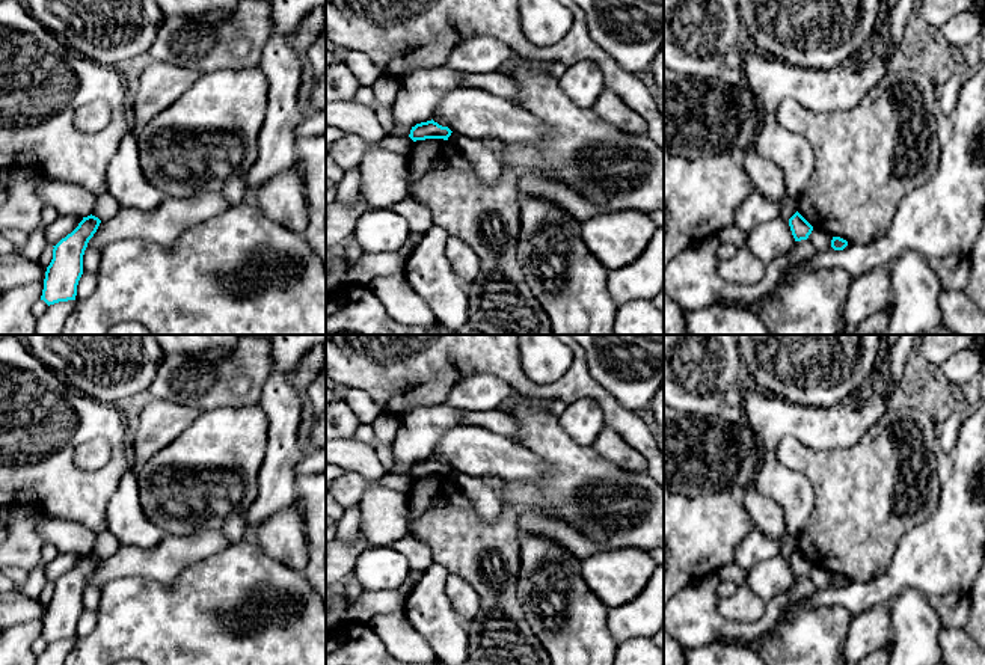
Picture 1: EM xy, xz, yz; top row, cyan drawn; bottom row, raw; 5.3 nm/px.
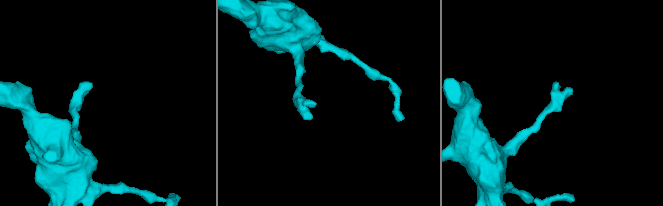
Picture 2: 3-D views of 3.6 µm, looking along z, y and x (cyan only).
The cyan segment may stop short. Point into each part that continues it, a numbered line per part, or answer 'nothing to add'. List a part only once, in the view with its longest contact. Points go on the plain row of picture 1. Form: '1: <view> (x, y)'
nothing to add

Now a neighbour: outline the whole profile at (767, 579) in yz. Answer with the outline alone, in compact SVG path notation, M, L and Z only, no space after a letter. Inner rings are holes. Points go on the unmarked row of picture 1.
M781 555L757 562L747 576L750 590L765 603L795 584L789 558Z

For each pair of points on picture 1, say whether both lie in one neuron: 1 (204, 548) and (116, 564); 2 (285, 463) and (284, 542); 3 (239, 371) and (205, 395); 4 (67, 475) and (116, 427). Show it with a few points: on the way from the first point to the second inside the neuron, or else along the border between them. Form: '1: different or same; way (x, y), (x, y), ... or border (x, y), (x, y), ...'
1: same; way (183, 551), (172, 554), (163, 563), (138, 563)
2: different; border (294, 498), (285, 507), (272, 513), (255, 530)
3: same; way (231, 379), (220, 380), (213, 388)
4: same; way (88, 478), (101, 478), (118, 462), (118, 448)

